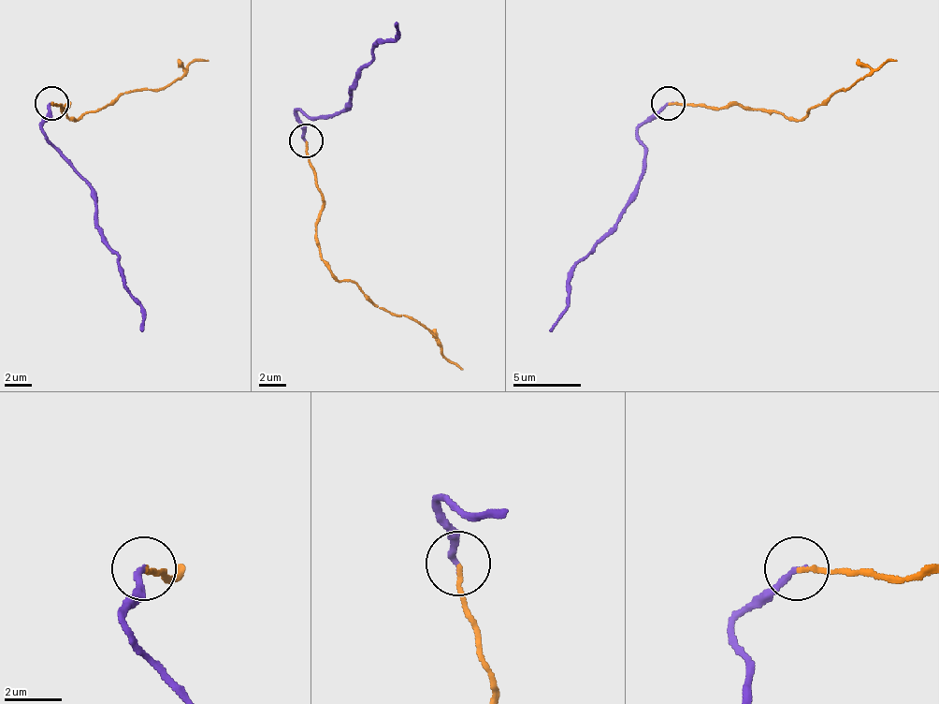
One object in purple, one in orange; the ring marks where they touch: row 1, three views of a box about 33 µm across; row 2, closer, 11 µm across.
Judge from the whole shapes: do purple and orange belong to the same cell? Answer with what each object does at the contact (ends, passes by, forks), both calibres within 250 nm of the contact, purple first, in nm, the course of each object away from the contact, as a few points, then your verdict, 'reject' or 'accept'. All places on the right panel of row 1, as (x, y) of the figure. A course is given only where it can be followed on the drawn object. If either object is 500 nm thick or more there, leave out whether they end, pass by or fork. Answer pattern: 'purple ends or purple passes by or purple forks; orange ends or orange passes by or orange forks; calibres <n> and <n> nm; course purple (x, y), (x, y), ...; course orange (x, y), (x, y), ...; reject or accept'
purple ends; orange ends; calibres 220 and 150 nm; course purple (667, 102), (636, 129), (636, 139), (643, 147), (640, 184), (613, 228), (575, 266), (561, 317), (548, 330); course orange (667, 102), (770, 109), (797, 119), (886, 61), (896, 61); reject

